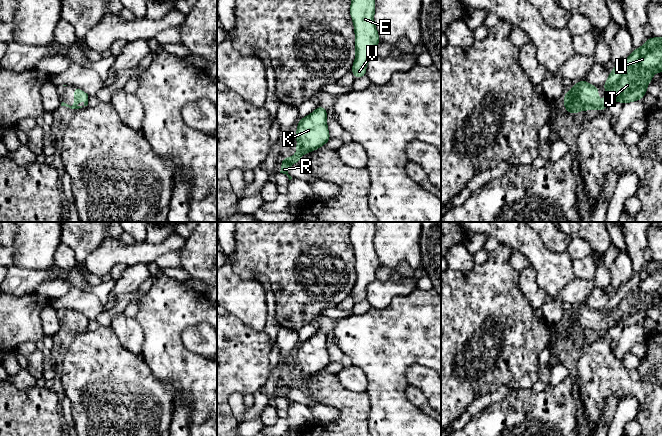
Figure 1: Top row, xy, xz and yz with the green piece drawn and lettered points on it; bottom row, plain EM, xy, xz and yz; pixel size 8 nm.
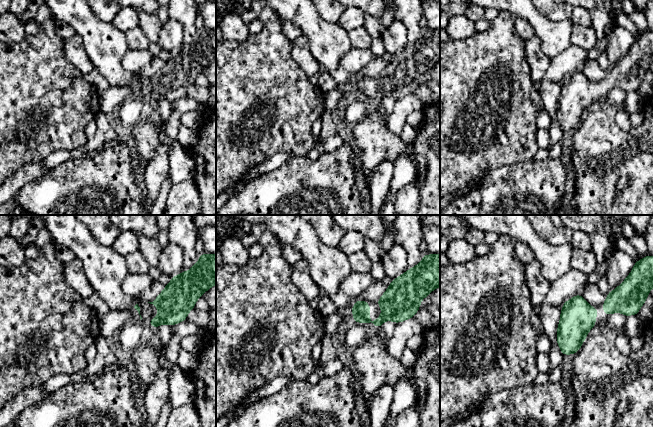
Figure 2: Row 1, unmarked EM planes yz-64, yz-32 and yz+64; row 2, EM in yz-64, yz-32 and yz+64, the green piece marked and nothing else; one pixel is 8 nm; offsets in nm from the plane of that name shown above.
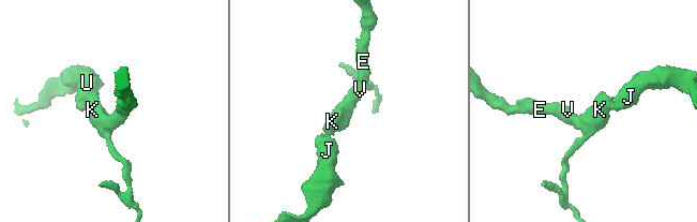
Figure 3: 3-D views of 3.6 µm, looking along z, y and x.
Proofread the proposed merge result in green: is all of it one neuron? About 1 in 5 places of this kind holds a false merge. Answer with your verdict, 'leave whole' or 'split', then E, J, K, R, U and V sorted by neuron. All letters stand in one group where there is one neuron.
leave whole; E J K R U V

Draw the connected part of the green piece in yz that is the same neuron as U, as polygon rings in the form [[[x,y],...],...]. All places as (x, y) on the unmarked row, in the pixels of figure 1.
[[[650,261],[645,268],[634,273],[631,279],[616,289],[611,295],[608,303],[602,309],[607,313],[606,321],[598,326],[598,311],[586,306],[584,303],[574,308],[572,313],[564,319],[564,331],[568,337],[577,338],[582,334],[602,334],[615,325],[626,328],[632,325],[642,324],[647,316],[648,307],[653,303],[655,296],[662,296],[662,262]]]

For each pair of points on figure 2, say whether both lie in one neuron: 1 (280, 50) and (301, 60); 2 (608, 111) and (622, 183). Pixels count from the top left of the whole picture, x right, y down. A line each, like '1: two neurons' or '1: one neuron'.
1: two neurons
2: two neurons

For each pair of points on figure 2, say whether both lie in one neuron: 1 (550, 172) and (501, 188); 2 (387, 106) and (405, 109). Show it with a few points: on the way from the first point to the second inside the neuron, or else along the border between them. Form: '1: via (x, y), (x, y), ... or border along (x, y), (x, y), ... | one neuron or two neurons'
1: via (538, 184), (534, 188), (513, 188) | one neuron
2: border along (396, 100), (393, 111), (387, 119) | two neurons

